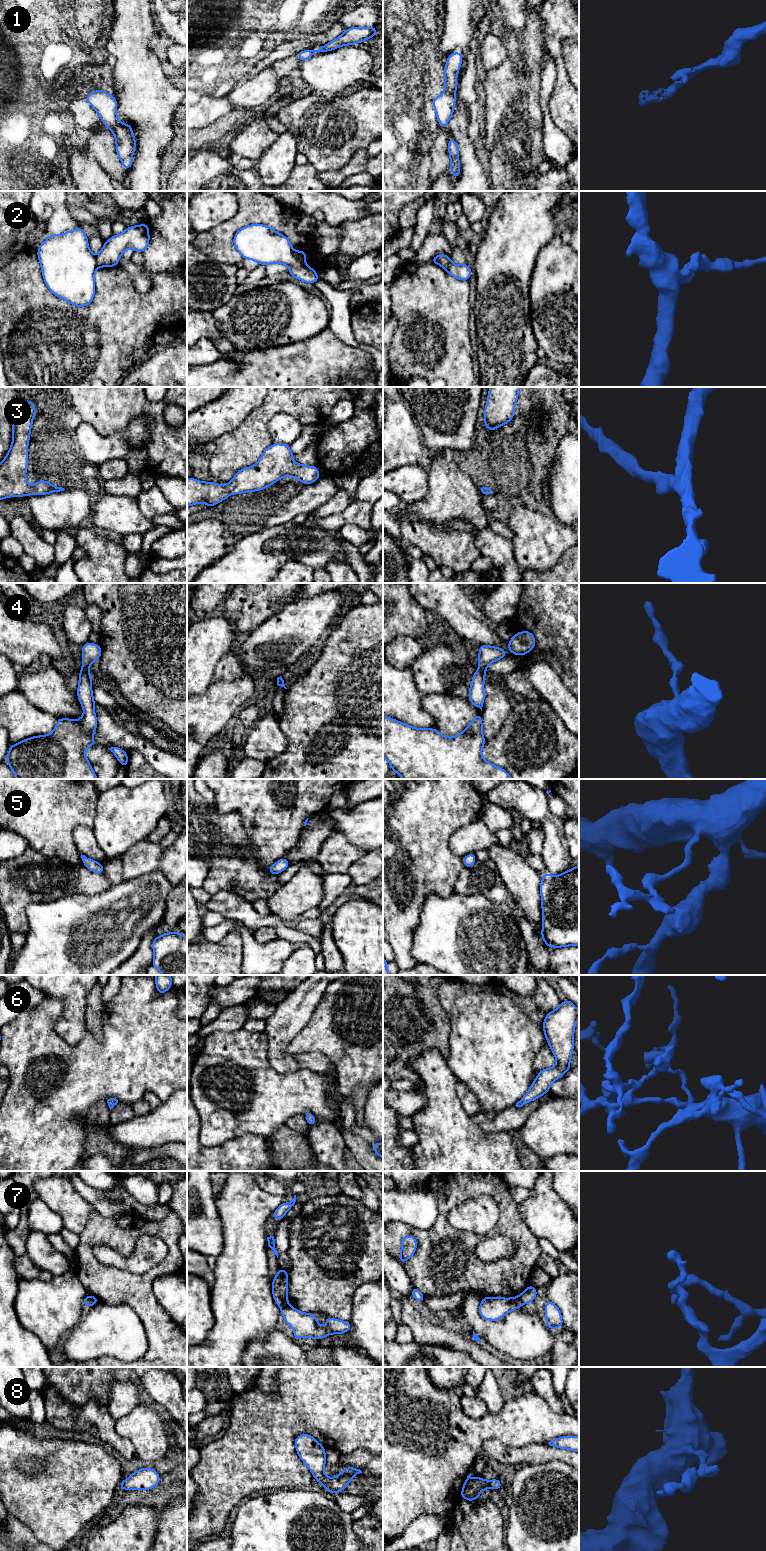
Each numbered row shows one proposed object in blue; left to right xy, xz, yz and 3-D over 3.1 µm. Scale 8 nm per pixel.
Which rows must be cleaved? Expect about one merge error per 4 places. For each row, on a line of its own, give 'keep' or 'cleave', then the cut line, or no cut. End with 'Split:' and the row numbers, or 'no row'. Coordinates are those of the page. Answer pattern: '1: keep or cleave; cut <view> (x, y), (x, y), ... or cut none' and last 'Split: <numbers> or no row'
1: keep; cut none
2: cleave; cut xz (294, 251), (294, 254), (304, 262)
3: keep; cut none
4: keep; cut none
5: keep; cut none
6: keep; cut none
7: cleave; cut yz (518, 1296), (522, 1303)
8: keep; cut none
Split: 2, 7

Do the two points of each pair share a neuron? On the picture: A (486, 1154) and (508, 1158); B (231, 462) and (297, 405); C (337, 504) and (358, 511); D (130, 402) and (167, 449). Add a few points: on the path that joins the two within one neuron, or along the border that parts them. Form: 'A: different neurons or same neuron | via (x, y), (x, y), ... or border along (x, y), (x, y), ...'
A: same neuron | via (491, 1158), (503, 1158)
B: same neuron | via (246, 442), (252, 435), (254, 425), (277, 405)
C: different neurons | border along (351, 503), (340, 512), (324, 516)
D: same neuron | via (143, 408), (157, 423), (161, 436)

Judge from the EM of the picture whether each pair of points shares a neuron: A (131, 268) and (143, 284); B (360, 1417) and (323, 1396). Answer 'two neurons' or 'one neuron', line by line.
A: one neuron
B: one neuron

